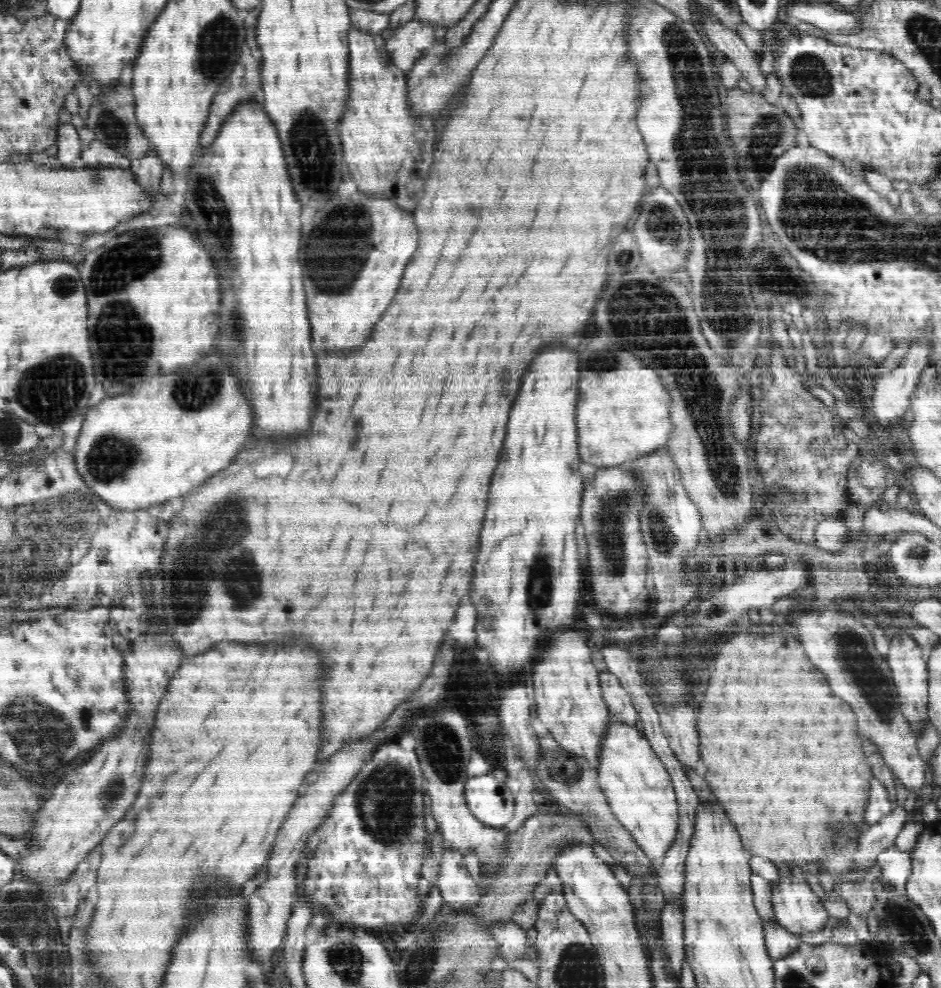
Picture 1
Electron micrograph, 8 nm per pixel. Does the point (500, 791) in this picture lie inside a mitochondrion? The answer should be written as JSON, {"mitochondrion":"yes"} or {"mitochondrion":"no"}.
{"mitochondrion":"no"}

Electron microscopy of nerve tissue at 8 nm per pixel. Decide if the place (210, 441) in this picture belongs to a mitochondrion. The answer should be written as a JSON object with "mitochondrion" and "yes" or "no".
{"mitochondrion":"no"}

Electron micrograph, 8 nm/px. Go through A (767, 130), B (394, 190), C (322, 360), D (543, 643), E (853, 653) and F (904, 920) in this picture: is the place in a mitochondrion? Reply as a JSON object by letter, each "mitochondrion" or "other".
{"A":"mitochondrion","B":"other","C":"other","D":"other","E":"mitochondrion","F":"mitochondrion"}

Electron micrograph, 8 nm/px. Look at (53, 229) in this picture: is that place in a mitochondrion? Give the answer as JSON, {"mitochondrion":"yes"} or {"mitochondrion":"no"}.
{"mitochondrion":"yes"}

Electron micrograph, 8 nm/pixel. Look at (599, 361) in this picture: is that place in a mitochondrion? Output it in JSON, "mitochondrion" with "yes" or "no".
{"mitochondrion":"yes"}

